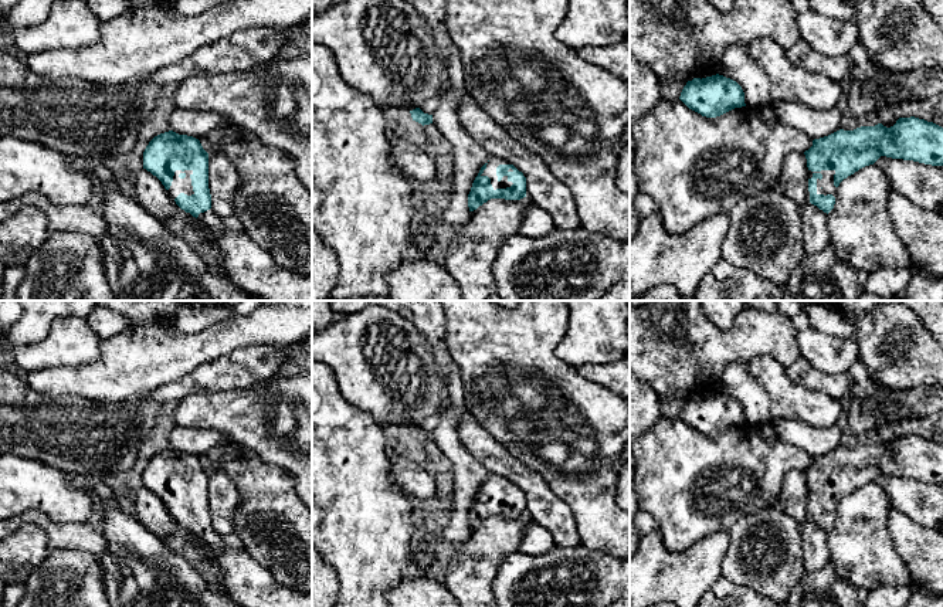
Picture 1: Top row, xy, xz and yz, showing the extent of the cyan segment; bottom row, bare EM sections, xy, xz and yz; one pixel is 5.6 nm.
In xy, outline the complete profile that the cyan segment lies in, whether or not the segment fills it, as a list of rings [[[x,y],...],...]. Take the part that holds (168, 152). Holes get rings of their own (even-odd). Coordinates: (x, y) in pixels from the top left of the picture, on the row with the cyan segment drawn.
[[[173,130],[155,136],[143,152],[143,169],[156,176],[176,204],[214,233],[235,224],[211,210],[208,153],[199,139]]]

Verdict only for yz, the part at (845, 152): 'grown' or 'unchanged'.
grown

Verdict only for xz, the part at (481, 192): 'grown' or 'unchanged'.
grown

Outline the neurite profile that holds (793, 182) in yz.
[[[804,152],[788,153],[781,166],[777,189],[801,206],[808,199],[808,172]]]

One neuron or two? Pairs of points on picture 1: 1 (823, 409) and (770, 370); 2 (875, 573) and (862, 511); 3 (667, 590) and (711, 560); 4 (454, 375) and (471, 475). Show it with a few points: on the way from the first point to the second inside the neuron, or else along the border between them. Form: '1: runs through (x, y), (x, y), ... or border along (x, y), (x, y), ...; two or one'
1: runs through (808, 404), (800, 403), (782, 385); one
2: runs through (867, 558), (862, 553), (862, 526); one
3: runs through (678, 579), (699, 566); one
4: runs through (457, 400), (450, 419), (454, 450); one

